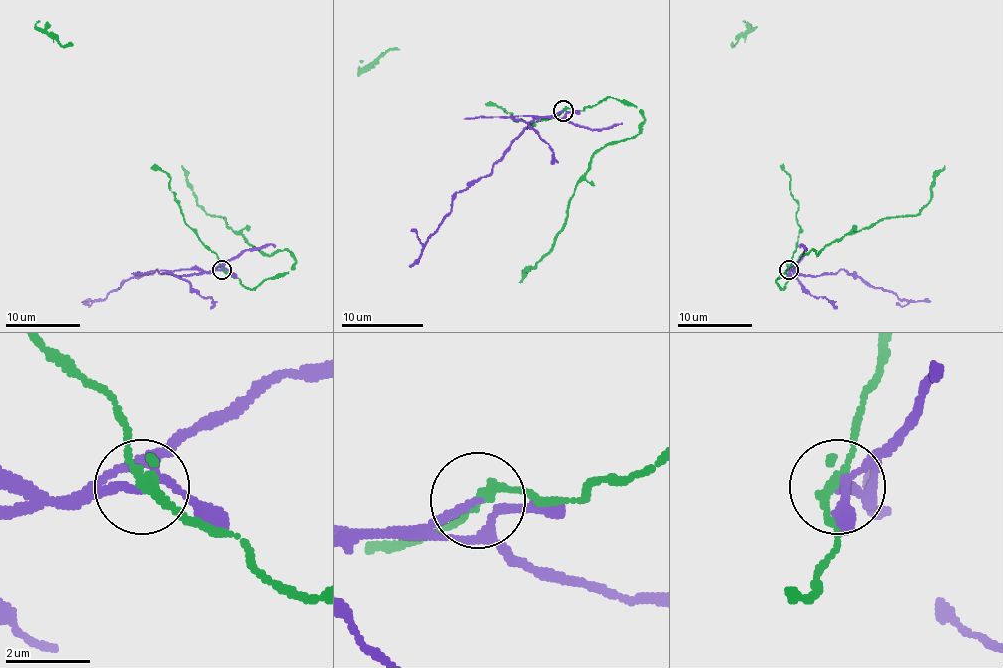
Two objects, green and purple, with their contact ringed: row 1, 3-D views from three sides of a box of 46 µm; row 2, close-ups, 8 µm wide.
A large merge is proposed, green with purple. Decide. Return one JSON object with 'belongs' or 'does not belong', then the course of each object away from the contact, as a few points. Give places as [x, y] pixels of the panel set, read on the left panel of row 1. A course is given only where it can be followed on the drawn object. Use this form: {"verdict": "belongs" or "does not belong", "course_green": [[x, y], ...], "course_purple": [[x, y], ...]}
{"verdict": "does not belong", "course_green": [[222, 270], [253, 289], [283, 276], [294, 259], [285, 250], [263, 255], [224, 218], [211, 216], [181, 166]], "course_purple": [[222, 270], [173, 276], [157, 270], [153, 274], [136, 274], [103, 300], [80, 302]]}

